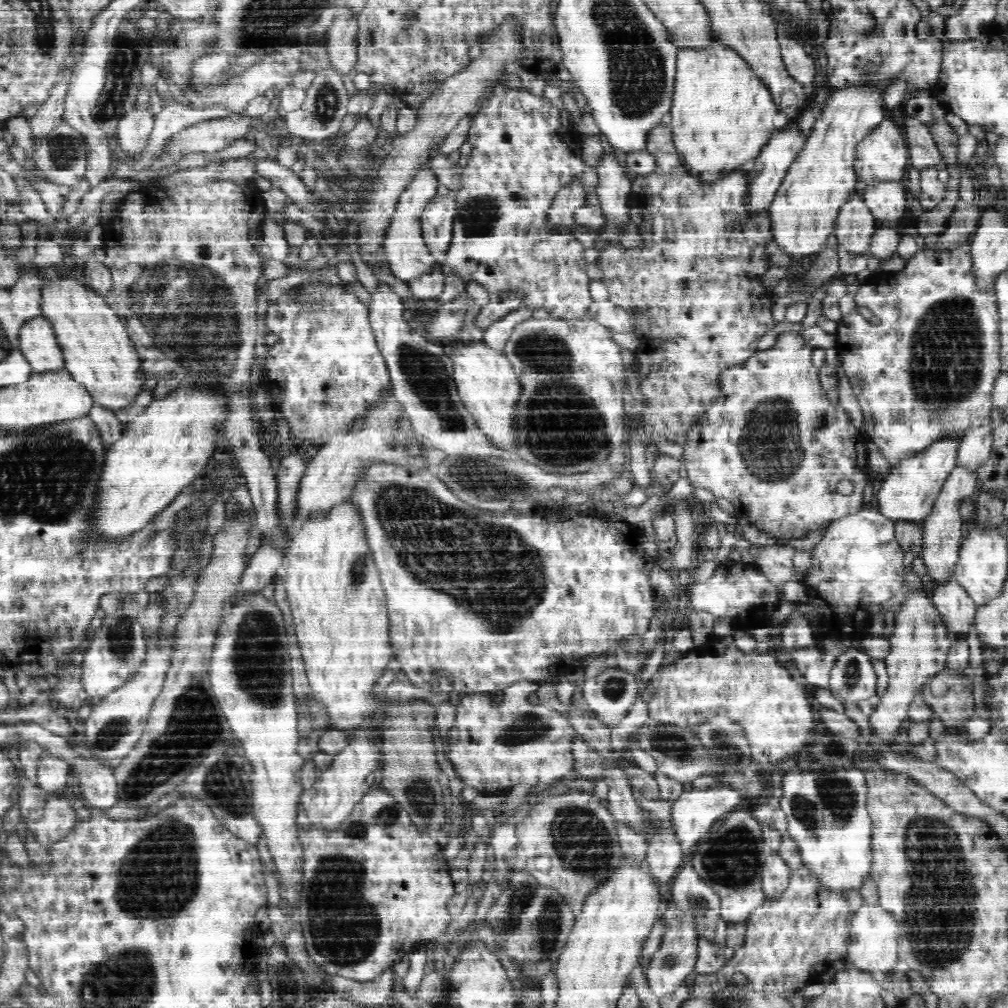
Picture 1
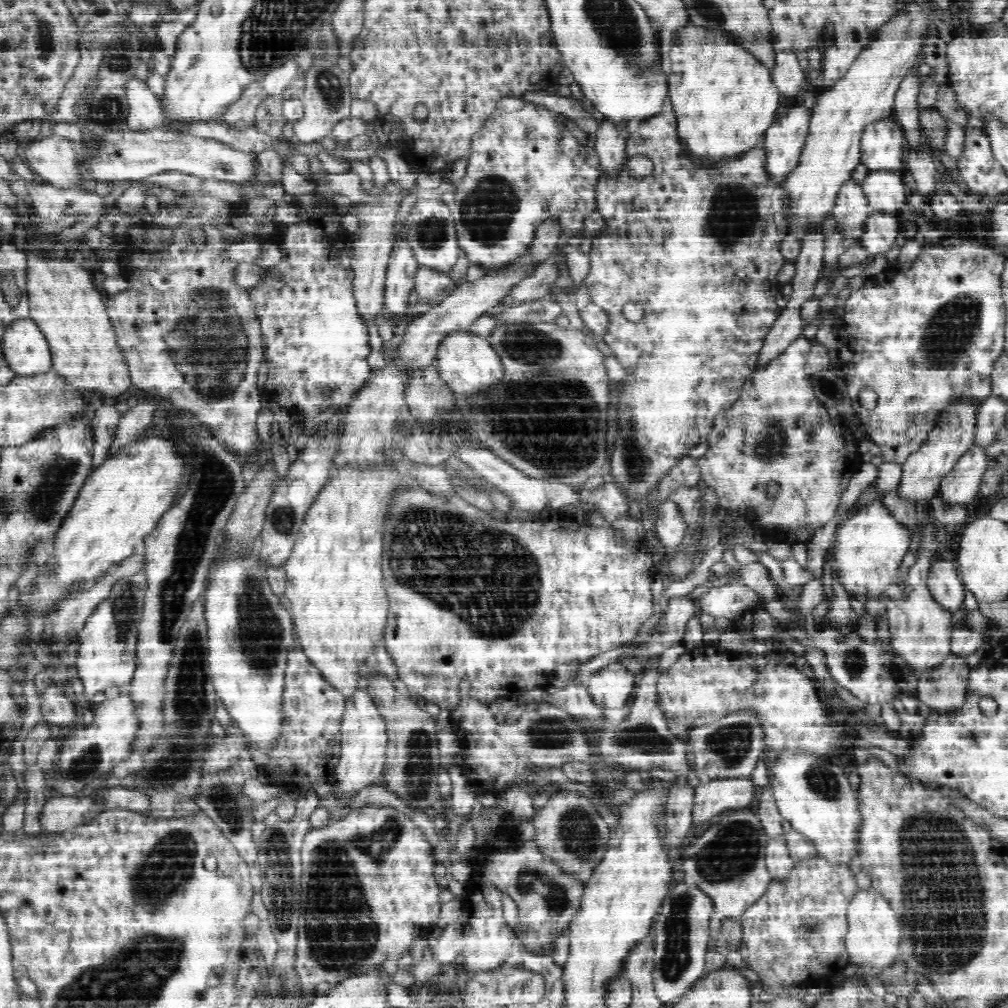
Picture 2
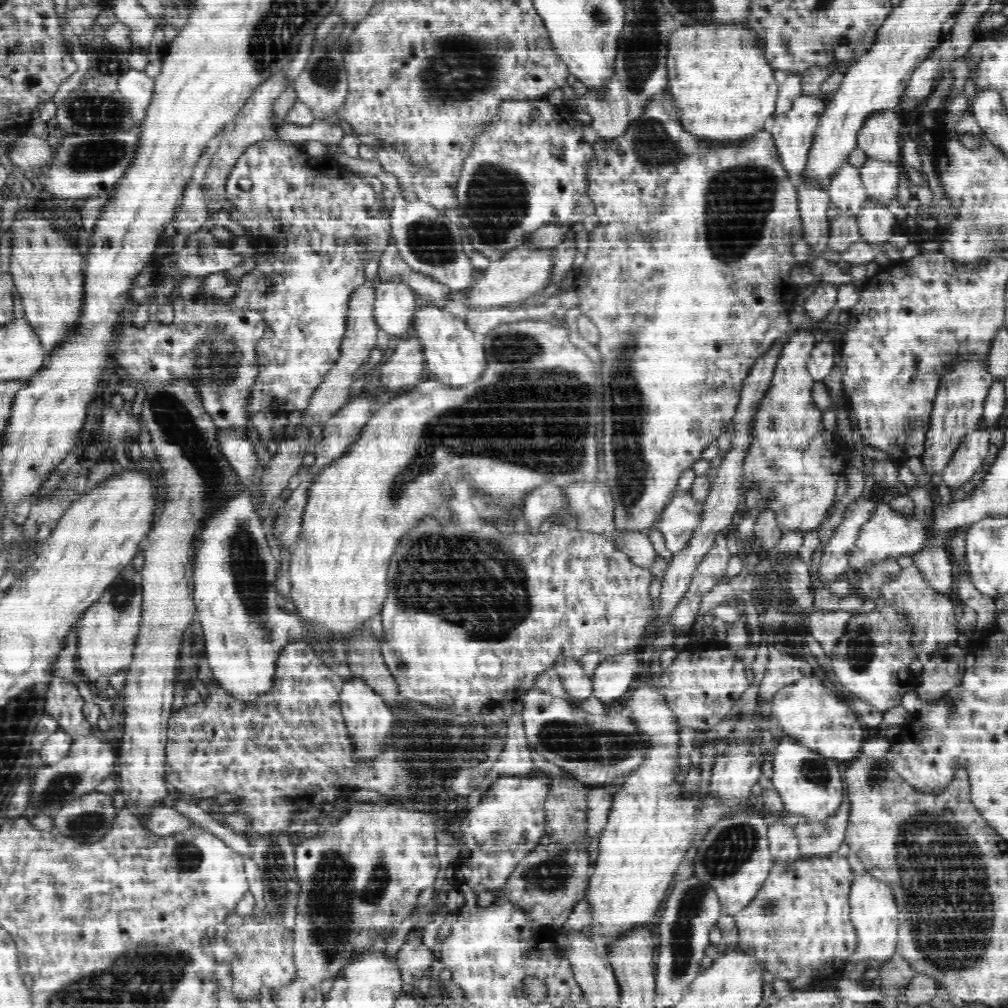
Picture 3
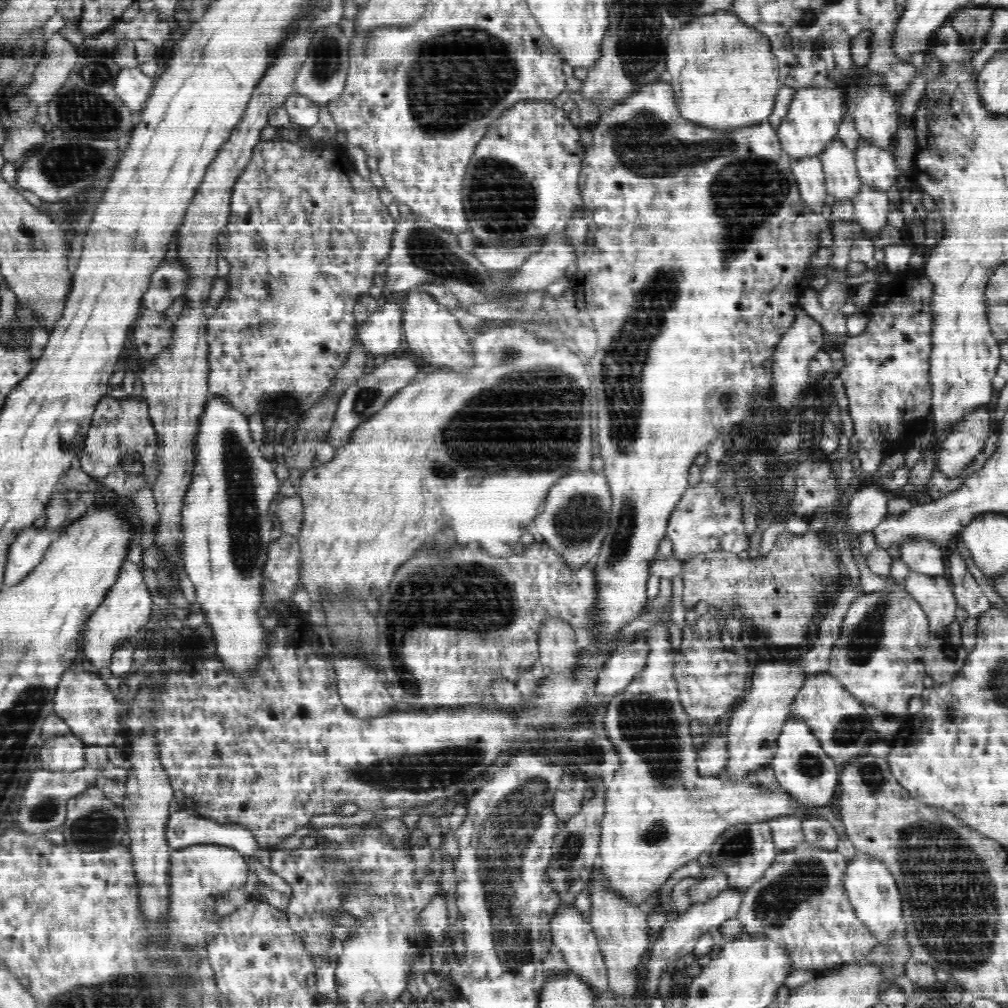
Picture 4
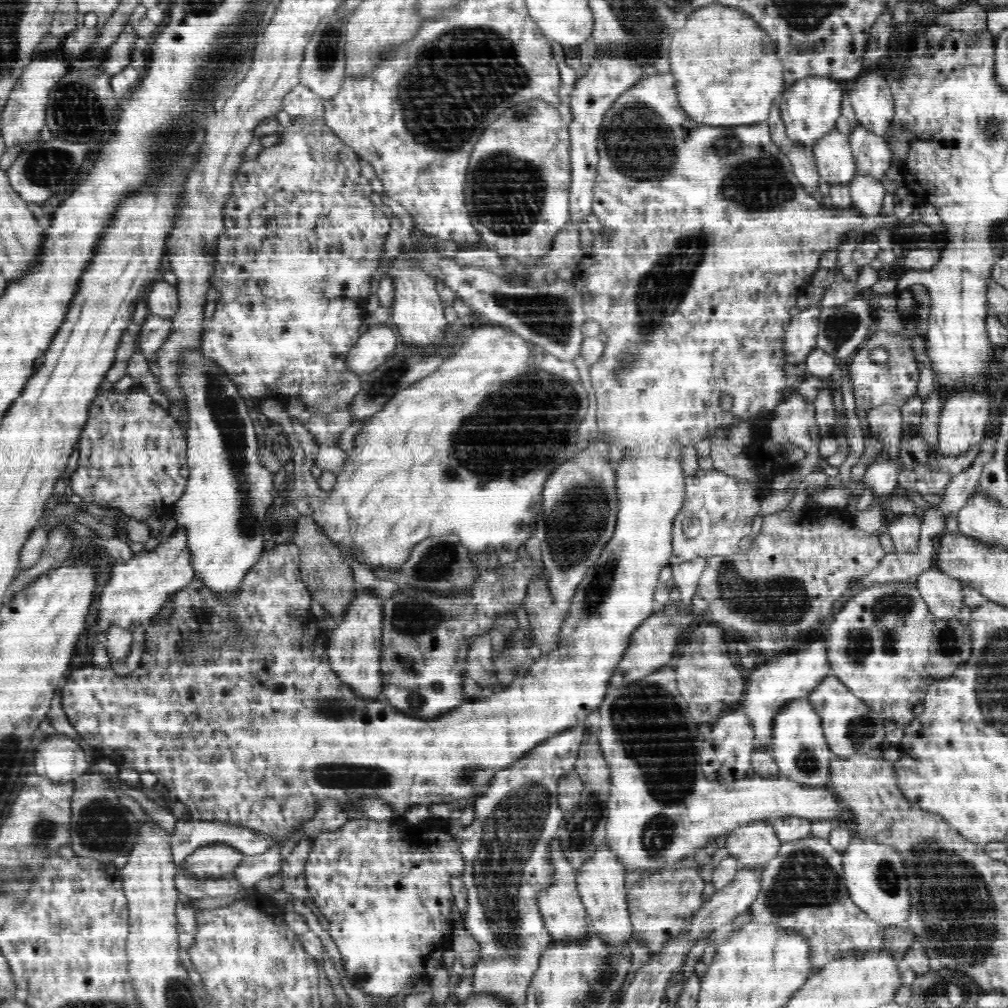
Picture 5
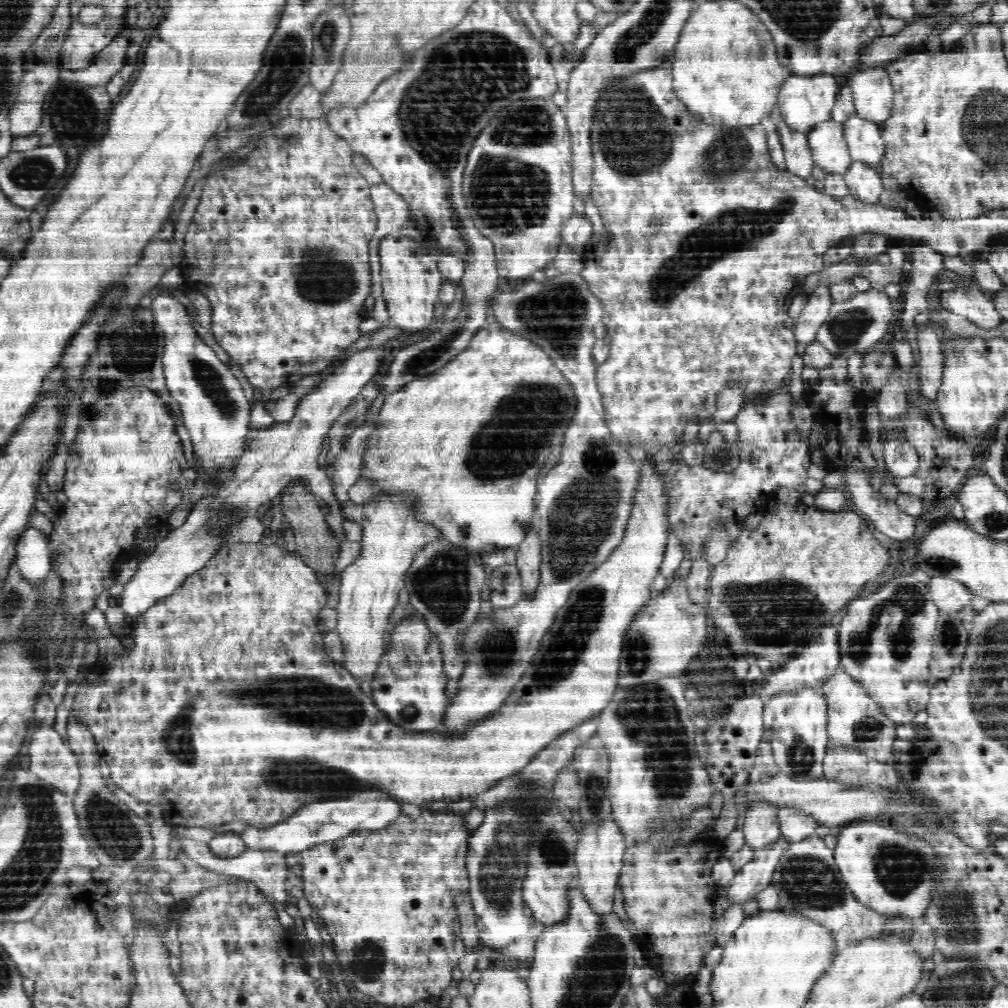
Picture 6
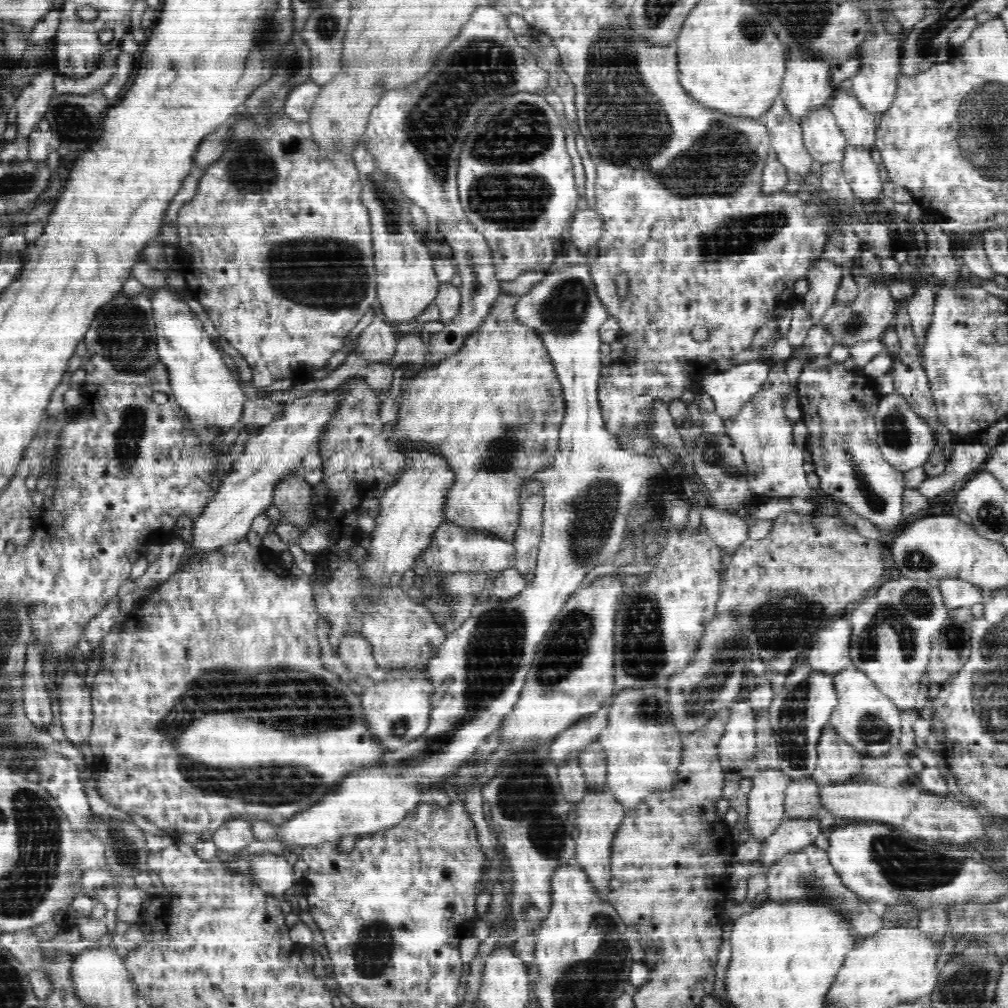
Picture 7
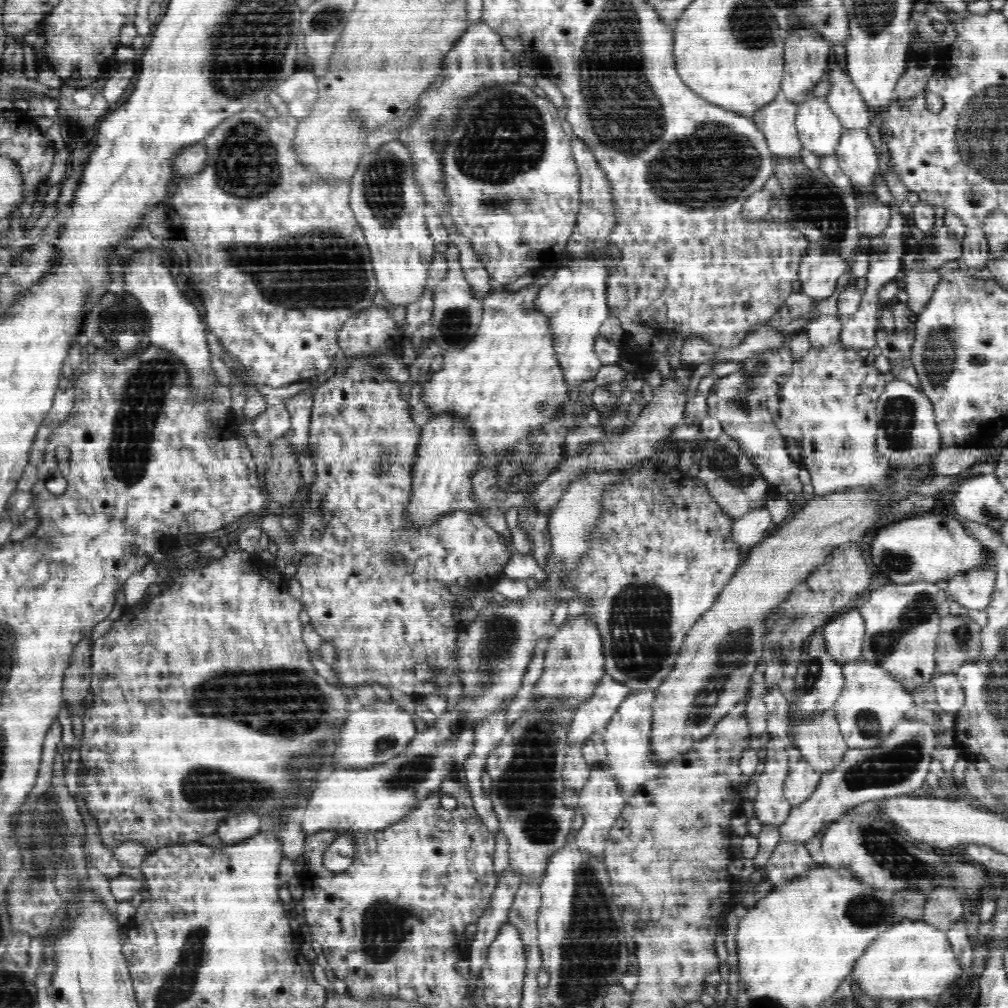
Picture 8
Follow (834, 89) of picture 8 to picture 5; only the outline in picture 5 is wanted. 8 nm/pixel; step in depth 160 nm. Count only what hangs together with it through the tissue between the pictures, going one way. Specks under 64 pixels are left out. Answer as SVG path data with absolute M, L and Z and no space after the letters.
M858 124L849 134L857 175L872 176L879 180L892 165L892 151L887 138L875 135Z

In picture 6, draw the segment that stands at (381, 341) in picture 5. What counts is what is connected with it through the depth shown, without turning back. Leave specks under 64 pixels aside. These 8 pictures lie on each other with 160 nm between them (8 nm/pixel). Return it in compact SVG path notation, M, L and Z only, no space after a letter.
M382 350L354 352L352 356L336 366L334 372L322 380L310 394L302 398L294 416L288 422L275 422L269 427L249 429L247 436L249 444L245 456L237 467L233 482L226 490L220 492L220 501L233 501L233 504L240 504L243 508L254 512L263 504L270 503L272 498L276 498L291 481L302 479L310 487L312 494L330 504L329 513L325 517L326 523L338 539L345 539L343 526L345 517L340 500L336 499L335 487L328 473L318 467L317 459L322 454L328 432L334 422L342 416L344 408L350 406L352 400L360 394L362 387L380 373L381 370L378 368L380 360L382 360Z

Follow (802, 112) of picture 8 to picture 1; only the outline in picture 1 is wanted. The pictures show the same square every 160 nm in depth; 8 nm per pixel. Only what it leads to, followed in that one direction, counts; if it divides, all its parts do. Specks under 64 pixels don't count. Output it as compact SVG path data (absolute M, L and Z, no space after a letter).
M860 193L854 195L841 208L837 218L835 236L839 245L847 252L869 258L877 230L876 219L870 214Z

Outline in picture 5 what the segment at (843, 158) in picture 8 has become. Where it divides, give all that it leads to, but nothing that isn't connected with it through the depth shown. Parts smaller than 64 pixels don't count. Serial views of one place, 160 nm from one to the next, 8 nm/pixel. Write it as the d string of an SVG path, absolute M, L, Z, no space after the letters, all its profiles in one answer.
M854 176L849 184L852 206L858 209L864 216L873 217L880 215L882 200L886 196L886 190L882 183L872 176Z

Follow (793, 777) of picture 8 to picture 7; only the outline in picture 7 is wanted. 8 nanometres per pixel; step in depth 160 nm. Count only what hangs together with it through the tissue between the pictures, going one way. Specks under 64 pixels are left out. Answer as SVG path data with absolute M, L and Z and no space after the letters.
M812 777L793 780L785 792L786 818L808 819L817 816L818 810L822 808L817 798L819 786L816 781L812 780Z

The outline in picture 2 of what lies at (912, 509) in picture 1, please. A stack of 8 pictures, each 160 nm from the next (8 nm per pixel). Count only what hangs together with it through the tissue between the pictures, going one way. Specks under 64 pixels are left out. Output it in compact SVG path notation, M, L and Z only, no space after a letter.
M958 403L953 410L948 410L942 416L938 426L934 431L930 432L926 443L902 464L902 475L900 476L899 484L895 486L895 494L898 495L898 498L902 499L903 502L914 503L915 507L918 508L916 504L920 504L920 502L921 504L928 503L939 493L942 479L954 470L958 460L973 447L972 438L974 438L975 413L974 407L968 407L966 403Z

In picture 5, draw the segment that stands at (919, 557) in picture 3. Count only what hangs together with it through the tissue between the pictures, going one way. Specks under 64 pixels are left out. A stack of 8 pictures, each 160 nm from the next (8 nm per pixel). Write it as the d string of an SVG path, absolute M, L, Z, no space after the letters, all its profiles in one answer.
M917 515L896 517L888 522L887 533L895 544L895 552L916 552L920 543L920 517Z

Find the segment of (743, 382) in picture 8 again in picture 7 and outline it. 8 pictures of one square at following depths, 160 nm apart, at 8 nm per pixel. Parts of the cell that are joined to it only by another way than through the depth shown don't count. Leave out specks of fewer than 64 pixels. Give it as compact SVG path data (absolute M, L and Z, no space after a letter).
M769 365L769 373L758 392L734 416L724 417L724 434L732 439L743 455L752 492L768 498L809 498L812 488L804 472L804 451L794 443L792 422L786 418L783 406L792 388L785 366Z

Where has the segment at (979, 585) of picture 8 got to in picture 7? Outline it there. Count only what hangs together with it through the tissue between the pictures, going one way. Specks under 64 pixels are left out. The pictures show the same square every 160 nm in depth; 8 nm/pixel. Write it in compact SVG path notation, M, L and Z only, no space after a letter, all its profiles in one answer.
M958 578L940 579L940 589L944 604L949 609L971 607L985 601L987 595L980 587Z

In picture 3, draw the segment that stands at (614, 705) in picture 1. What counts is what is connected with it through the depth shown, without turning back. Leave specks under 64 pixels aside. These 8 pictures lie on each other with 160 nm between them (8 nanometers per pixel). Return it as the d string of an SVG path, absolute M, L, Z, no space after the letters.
M620 654L602 662L592 674L594 696L602 702L614 702L622 698L636 680L638 668L640 662L636 654Z

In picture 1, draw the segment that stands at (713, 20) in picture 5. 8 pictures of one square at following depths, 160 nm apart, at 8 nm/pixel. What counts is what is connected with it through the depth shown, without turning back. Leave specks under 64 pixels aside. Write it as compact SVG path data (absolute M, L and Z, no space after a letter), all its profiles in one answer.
M714 43L712 48L704 51L679 49L677 54L677 73L671 114L668 120L676 153L686 173L702 183L716 183L738 170L744 162L756 158L762 148L773 139L776 129L772 119L779 110L771 100L770 91L766 90L762 81L746 66L744 59L734 50Z

